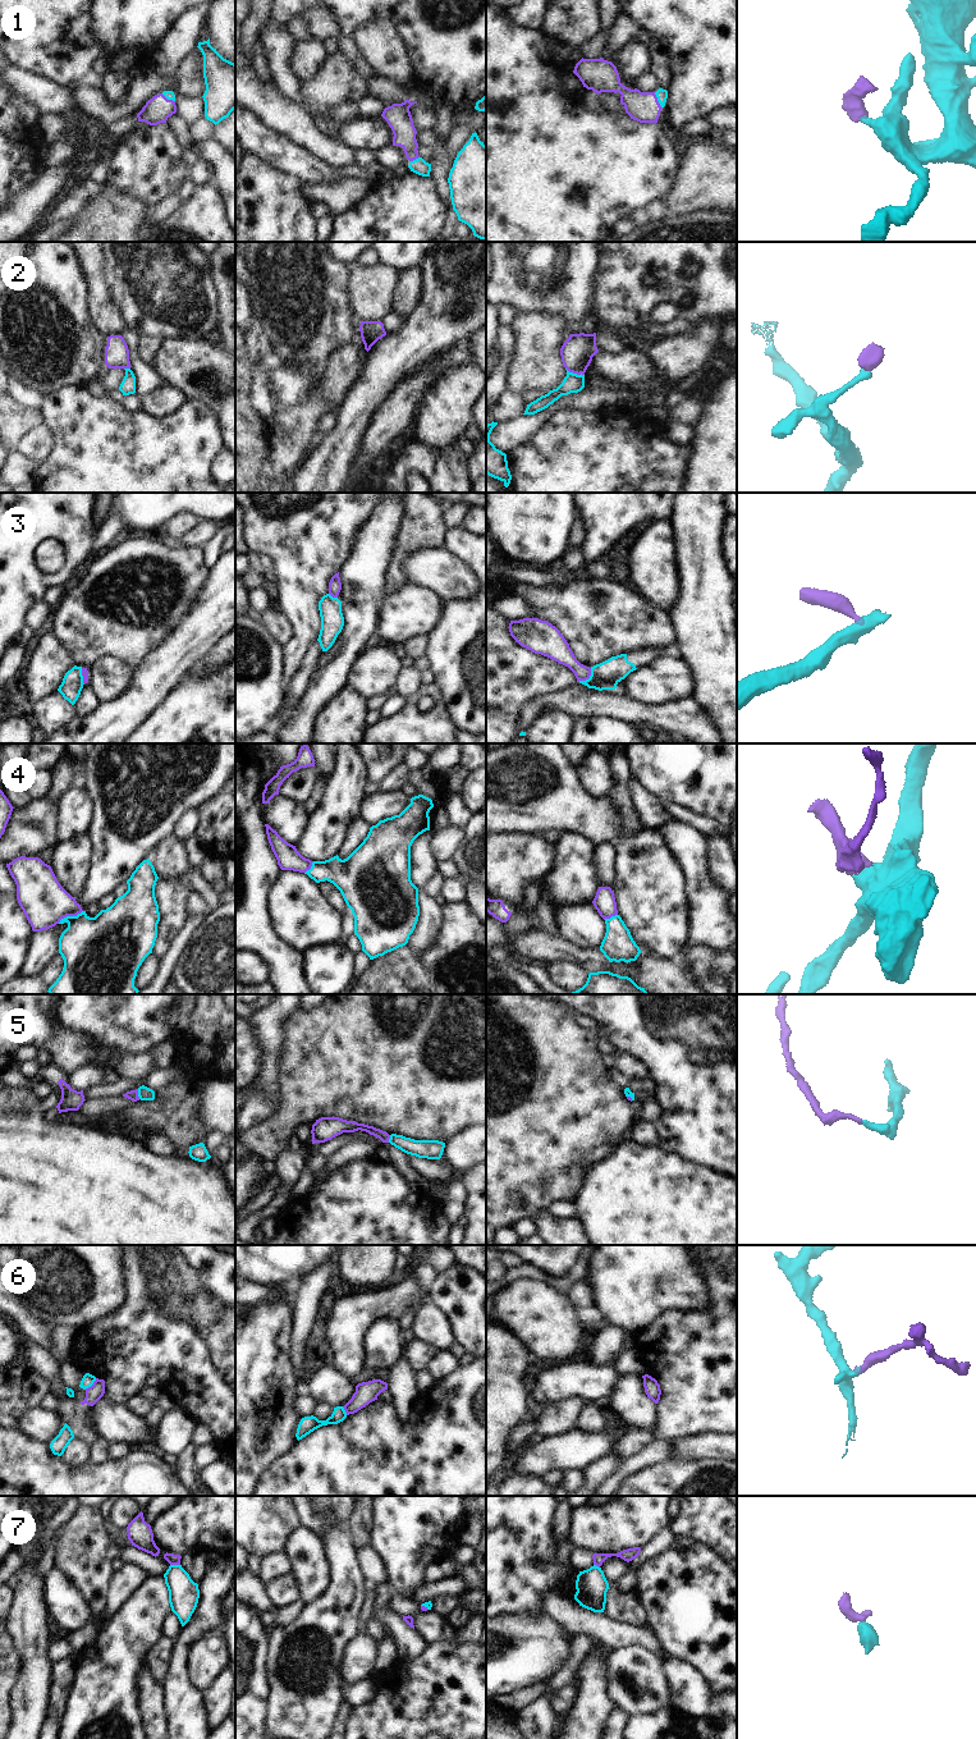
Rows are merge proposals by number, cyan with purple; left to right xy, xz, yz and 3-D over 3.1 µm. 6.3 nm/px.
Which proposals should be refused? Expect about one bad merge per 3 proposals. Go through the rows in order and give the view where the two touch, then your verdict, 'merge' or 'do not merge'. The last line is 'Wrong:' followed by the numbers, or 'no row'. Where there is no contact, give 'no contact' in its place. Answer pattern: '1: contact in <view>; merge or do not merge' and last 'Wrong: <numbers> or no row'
1: contact in yz; merge
2: contact in yz; merge
3: contact in yz; do not merge
4: contact in xy; merge
5: contact in xy; merge
6: contact in xy; do not merge
7: contact in xy; merge
Wrong: 3, 6

